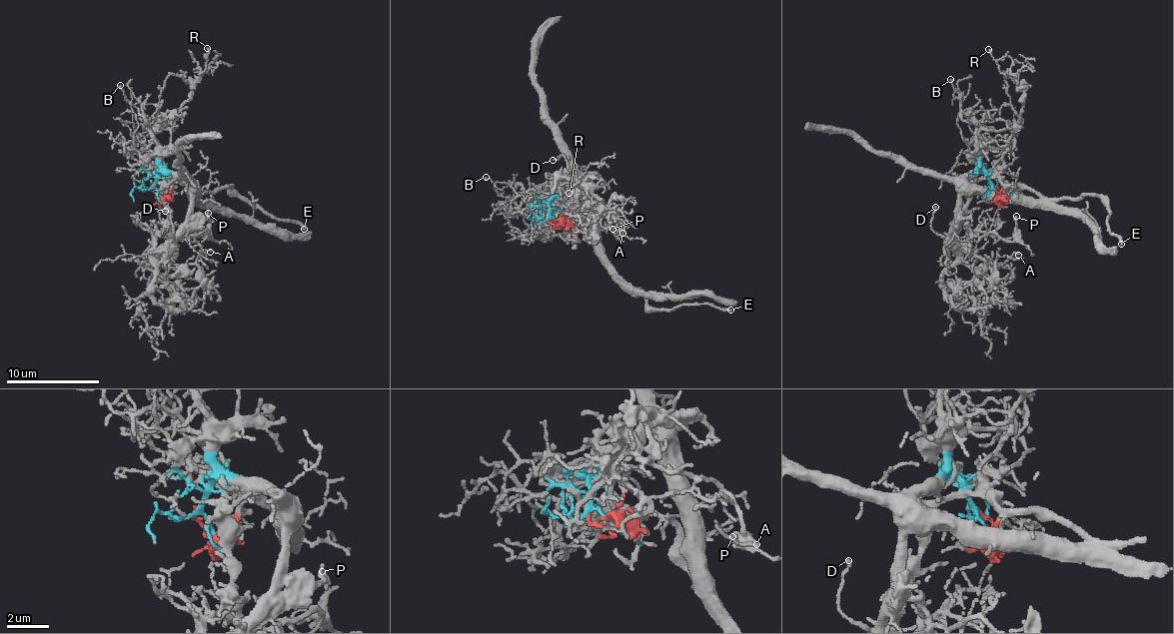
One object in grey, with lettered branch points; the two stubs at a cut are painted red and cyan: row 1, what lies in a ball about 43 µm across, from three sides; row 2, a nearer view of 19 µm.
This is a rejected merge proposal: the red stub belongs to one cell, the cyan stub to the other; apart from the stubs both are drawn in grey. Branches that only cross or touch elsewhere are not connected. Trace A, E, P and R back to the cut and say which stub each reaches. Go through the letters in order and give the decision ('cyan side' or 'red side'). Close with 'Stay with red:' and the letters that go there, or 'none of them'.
A: red side
E: red side
P: red side
R: red side
Stay with red: A, E, P, R

